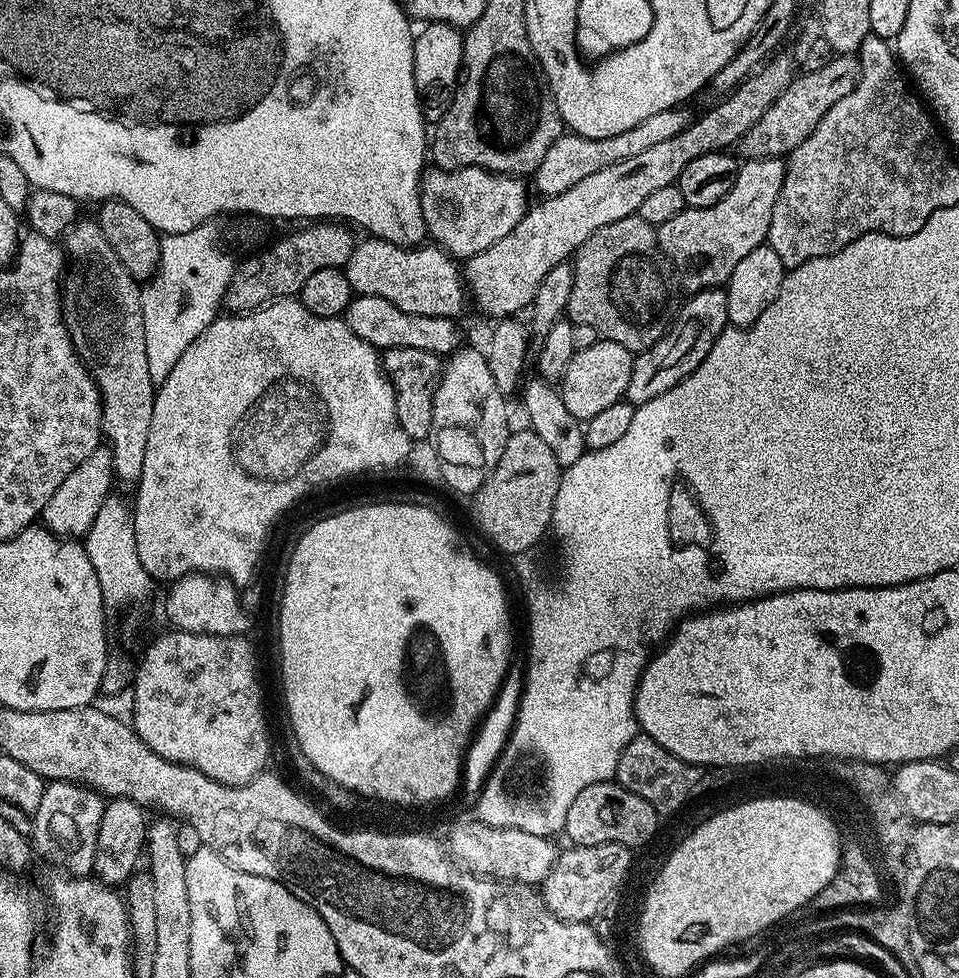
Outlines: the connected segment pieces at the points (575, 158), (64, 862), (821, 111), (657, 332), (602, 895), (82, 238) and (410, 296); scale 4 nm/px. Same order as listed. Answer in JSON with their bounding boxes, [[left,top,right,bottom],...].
[[534,106,690,197],[30,780,106,877],[738,54,860,160],[566,215,678,354],[542,844,633,922],[60,219,157,485],[343,238,466,317]]

